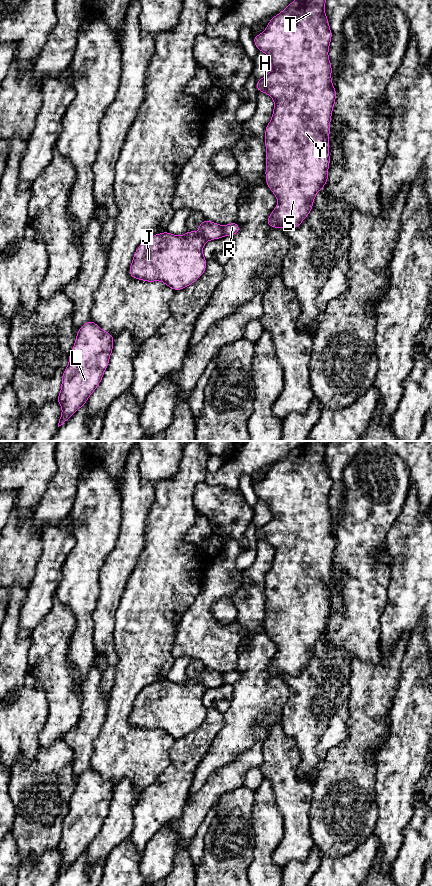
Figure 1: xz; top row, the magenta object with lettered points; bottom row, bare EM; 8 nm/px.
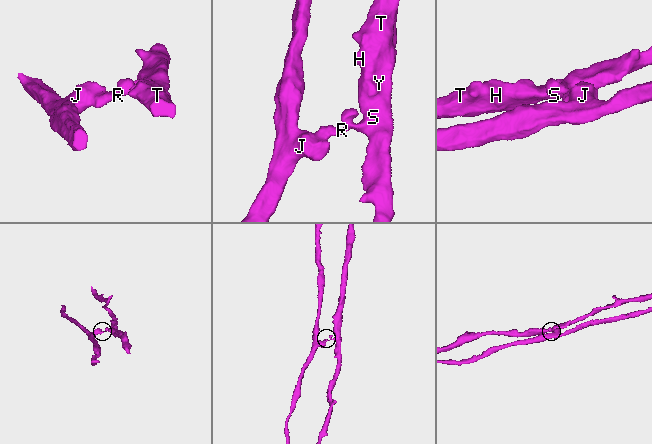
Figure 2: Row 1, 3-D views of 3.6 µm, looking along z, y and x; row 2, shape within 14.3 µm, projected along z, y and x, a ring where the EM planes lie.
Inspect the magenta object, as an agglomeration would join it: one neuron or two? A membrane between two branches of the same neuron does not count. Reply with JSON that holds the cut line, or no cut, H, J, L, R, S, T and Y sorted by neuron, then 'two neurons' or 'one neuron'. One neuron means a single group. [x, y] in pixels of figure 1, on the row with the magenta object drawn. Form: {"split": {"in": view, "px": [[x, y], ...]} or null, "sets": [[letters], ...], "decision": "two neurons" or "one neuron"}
{"split": {"in": "xz", "px": [[222, 226], [224, 234]]}, "sets": [["H", "R", "S", "T", "Y"], ["J", "L"]], "decision": "two neurons"}

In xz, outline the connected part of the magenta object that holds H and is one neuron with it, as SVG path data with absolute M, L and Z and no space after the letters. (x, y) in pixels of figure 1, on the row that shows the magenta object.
M294 0L269 20L261 34L253 37L255 46L269 57L272 66L271 72L257 81L256 88L274 99L272 118L265 129L266 183L278 200L267 225L274 228L299 227L312 210L316 194L328 182L330 122L336 89L332 85L332 67L328 57L332 32L325 4L326 0Z

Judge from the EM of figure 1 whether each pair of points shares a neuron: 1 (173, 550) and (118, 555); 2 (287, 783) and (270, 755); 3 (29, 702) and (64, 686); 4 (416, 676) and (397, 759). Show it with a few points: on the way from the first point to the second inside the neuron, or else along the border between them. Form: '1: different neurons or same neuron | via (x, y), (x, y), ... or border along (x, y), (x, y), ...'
1: different neurons | border along (146, 530), (145, 546), (134, 570), (130, 574)
2: same neuron | via (283, 776), (280, 765), (277, 762)
3: different neurons | border along (37, 679), (45, 691), (48, 718)
4: same neuron | via (413, 697), (410, 738)

